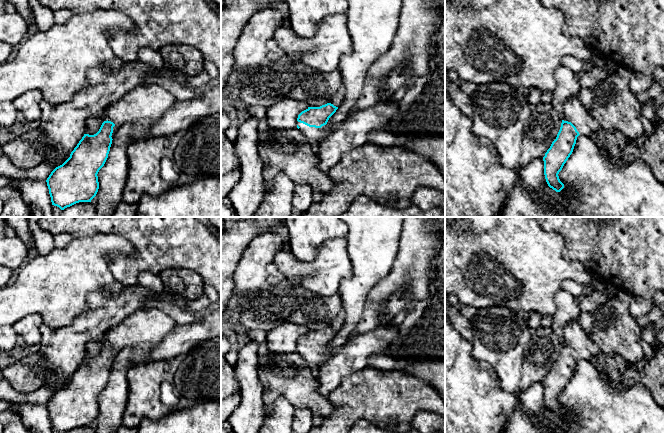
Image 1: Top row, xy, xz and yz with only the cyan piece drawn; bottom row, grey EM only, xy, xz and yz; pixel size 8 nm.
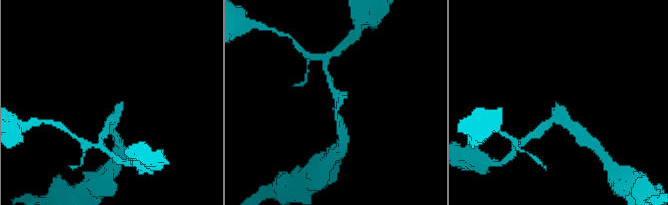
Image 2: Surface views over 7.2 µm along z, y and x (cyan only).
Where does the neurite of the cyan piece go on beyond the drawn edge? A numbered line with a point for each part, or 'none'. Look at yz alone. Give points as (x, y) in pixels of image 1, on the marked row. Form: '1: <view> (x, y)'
1: yz (574, 112)

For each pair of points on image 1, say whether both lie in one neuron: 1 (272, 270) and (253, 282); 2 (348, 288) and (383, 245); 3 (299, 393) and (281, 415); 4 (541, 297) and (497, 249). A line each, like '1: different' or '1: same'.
1: different
2: same
3: different
4: same

